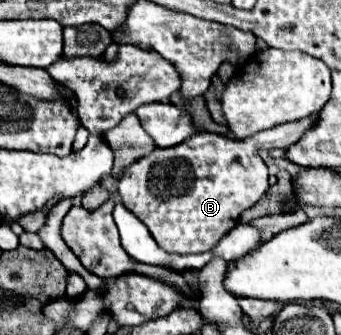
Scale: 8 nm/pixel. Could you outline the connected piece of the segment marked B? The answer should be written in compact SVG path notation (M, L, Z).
M315 116L279 124L247 140L197 132L177 146L155 148L123 172L119 180L123 206L149 228L155 242L167 252L201 254L201 250L213 250L237 225L231 220L239 220L241 212L259 202L269 188L268 169L259 150L288 148L303 136L313 120Z

